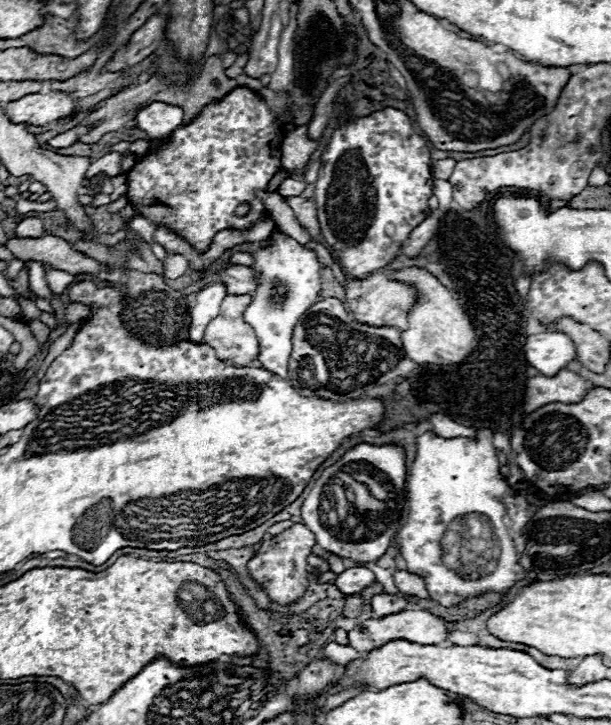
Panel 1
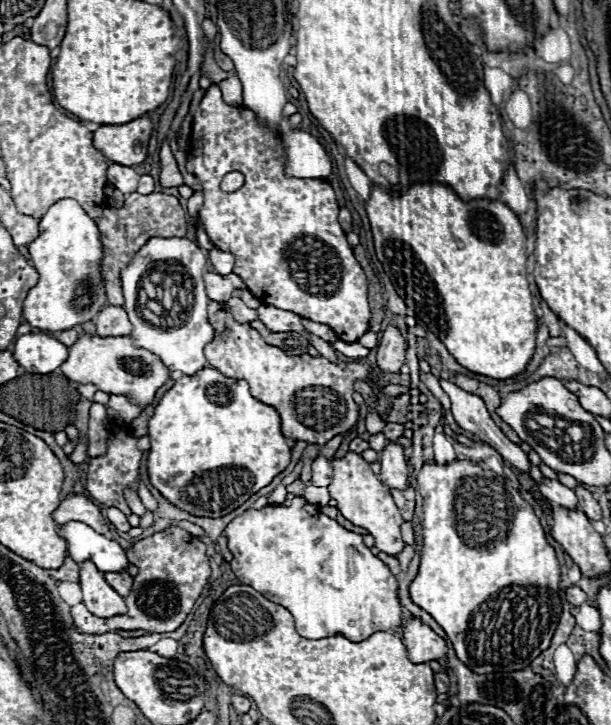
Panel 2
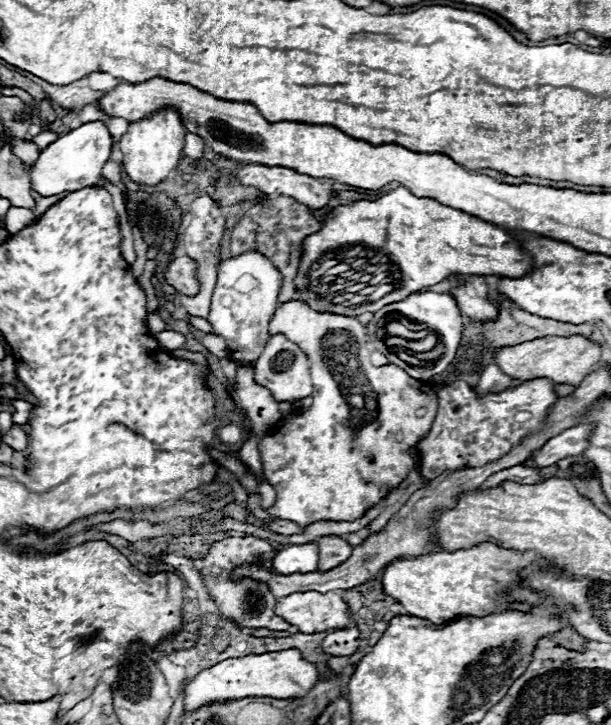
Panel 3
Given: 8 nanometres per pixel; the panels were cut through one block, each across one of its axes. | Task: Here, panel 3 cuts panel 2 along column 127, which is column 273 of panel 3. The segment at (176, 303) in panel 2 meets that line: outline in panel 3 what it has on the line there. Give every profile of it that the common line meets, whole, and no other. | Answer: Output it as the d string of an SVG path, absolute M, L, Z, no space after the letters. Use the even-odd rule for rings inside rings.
M250 250L238 258L228 258L220 264L216 288L210 300L210 314L206 320L212 324L214 332L226 340L226 346L234 360L252 362L260 356L266 340L270 338L268 320L278 306L276 296L280 284L280 272L260 252Z

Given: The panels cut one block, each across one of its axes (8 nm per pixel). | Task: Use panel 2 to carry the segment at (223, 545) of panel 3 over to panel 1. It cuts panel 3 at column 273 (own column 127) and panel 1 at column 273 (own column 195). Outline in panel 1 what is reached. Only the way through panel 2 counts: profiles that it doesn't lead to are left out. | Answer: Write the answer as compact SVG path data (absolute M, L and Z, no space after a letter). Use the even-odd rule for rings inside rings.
M292 524L282 534L260 542L254 558L246 564L246 568L248 568L250 576L256 580L256 584L266 588L266 594L272 602L282 604L282 606L294 604L304 596L304 592L308 588L310 566L308 566L306 558L314 544L316 544L316 538L304 524Z

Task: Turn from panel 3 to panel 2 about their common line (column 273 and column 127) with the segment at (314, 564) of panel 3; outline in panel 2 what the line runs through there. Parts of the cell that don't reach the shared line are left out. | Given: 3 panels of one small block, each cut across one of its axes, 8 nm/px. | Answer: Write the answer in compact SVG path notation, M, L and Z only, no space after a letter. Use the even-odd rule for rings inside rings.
M70 520L62 524L60 536L68 544L70 558L78 564L82 564L82 560L92 560L100 572L122 572L130 564L118 542L108 540L82 522Z

